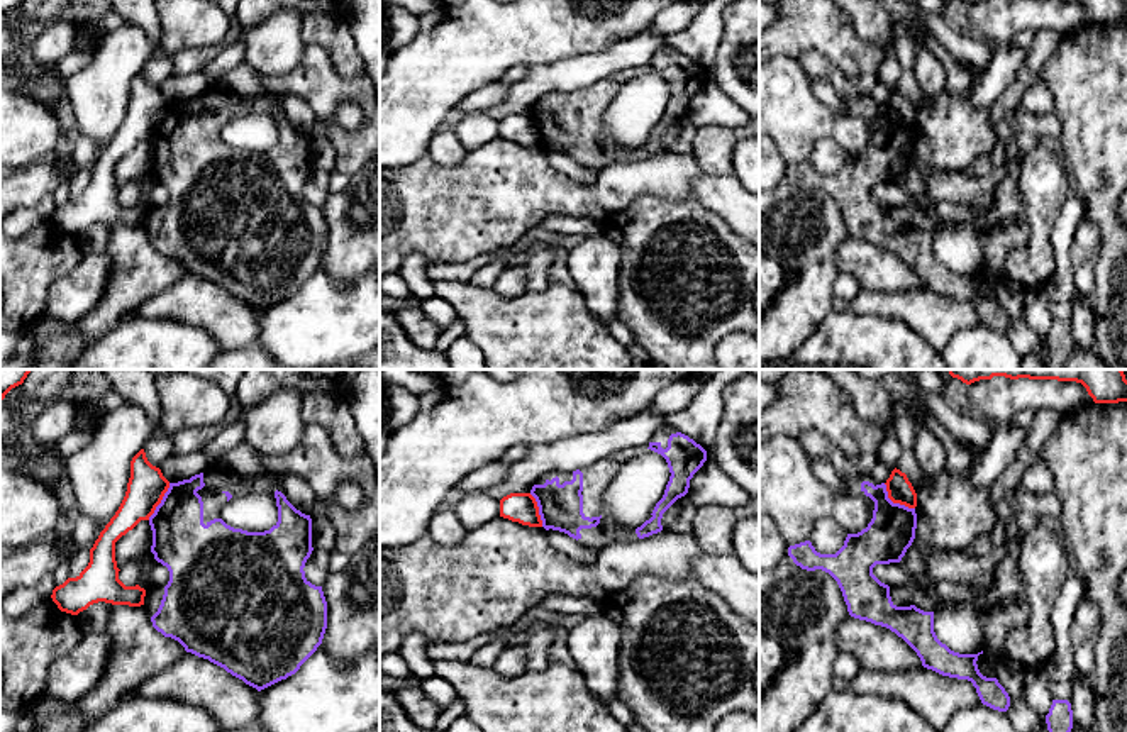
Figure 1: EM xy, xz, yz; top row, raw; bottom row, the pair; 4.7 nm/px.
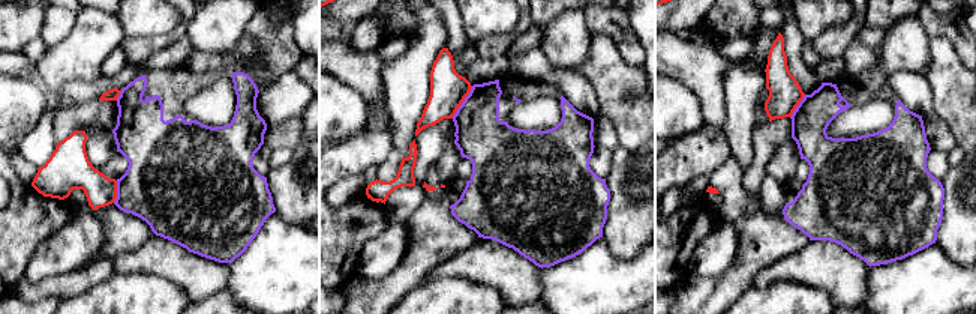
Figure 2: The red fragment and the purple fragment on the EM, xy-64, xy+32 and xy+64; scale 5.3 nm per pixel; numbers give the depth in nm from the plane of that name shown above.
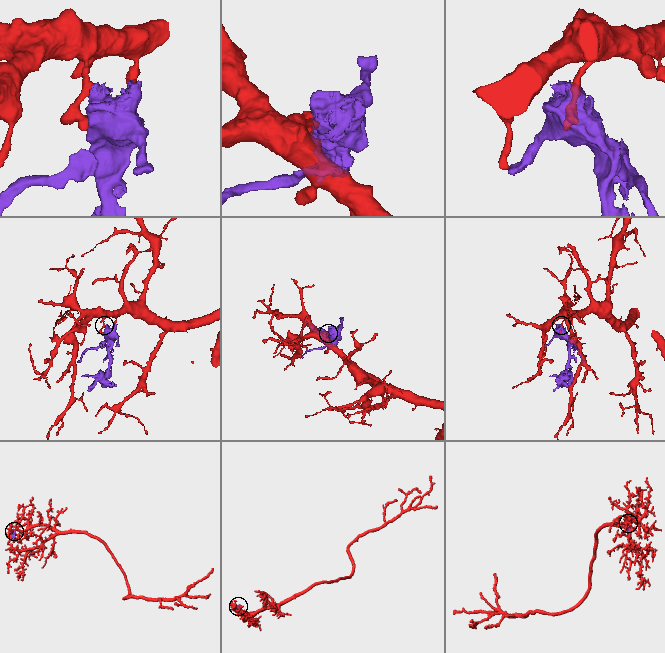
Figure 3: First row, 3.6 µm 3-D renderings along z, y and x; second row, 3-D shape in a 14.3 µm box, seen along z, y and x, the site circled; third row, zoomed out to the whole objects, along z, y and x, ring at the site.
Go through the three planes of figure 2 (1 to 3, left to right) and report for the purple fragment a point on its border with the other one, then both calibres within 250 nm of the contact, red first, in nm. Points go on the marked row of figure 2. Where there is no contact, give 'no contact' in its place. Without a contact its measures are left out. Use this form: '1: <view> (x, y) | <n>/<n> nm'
1: xy-64 (116, 191) | 190/420 nm
2: xy+32 (462, 101) | 200/280 nm
3: xy+64 (796, 105) | 180/200 nm

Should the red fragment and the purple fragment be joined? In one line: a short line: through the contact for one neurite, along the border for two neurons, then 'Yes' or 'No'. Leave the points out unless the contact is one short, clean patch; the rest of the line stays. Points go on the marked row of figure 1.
No

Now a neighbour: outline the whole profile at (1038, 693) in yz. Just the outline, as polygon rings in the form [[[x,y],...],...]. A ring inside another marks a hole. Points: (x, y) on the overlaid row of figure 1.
[[[1042,668],[1025,671],[1025,700],[1037,715],[1047,715],[1052,705],[1049,678]]]

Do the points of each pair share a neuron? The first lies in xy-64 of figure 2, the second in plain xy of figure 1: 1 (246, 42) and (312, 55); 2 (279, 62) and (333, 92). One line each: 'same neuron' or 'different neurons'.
1: same neuron
2: different neurons

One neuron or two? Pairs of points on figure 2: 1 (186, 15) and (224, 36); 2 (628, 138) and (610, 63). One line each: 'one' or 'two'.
1: two
2: one

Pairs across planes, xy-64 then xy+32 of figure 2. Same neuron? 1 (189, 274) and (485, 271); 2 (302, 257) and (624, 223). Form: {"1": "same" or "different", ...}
{"1": "same", "2": "different"}

